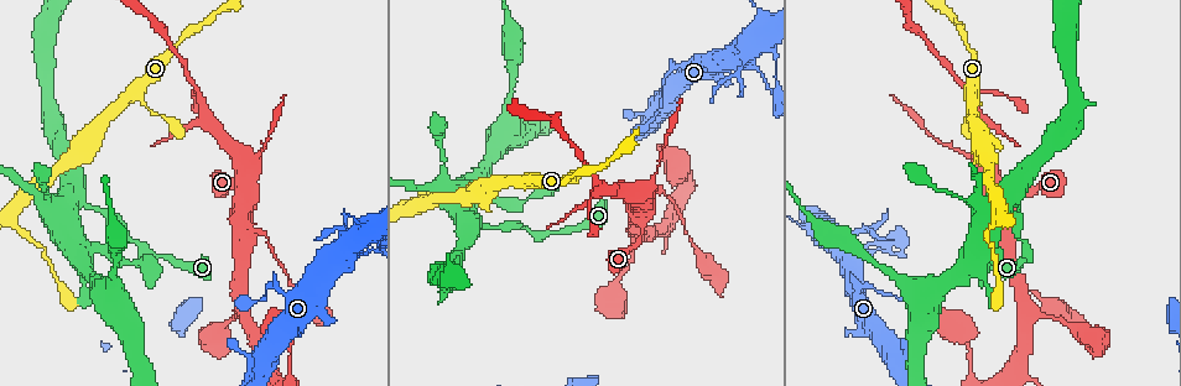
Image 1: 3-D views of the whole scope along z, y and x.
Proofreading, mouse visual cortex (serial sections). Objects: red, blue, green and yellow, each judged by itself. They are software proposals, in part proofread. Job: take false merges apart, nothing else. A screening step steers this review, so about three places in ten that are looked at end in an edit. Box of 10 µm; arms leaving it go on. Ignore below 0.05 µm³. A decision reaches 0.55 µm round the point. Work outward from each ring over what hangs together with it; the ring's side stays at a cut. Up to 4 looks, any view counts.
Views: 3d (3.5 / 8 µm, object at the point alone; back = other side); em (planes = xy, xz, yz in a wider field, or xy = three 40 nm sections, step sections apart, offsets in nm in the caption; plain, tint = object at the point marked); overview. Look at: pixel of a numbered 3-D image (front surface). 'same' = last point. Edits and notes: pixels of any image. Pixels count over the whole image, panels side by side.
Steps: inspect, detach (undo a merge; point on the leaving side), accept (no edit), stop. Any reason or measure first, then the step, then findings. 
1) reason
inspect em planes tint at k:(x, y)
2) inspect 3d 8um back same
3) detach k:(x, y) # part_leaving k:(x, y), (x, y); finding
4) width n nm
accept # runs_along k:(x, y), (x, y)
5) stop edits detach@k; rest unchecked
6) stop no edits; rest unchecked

inspect 3d 3.5um at 1:(154, 113)

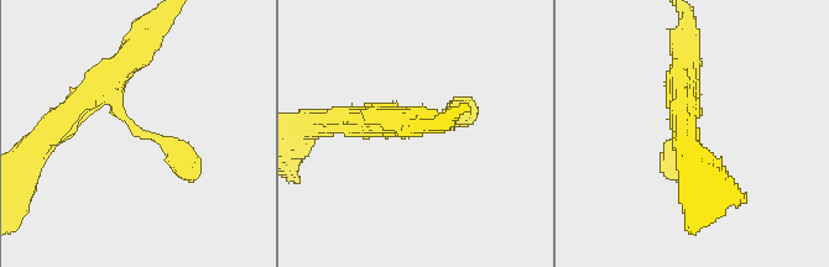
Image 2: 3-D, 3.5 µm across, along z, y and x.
inspect em xy step 2 tint at 2:(138, 127)

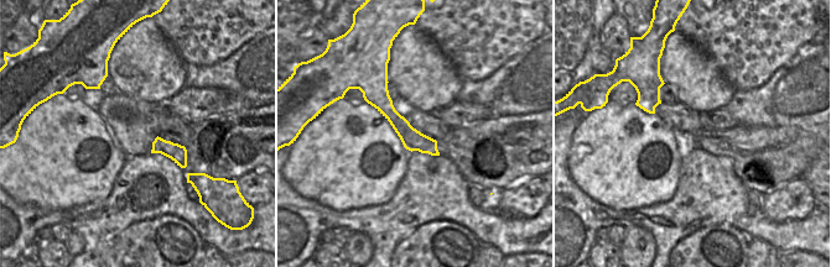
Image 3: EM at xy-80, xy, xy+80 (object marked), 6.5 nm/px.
width 140 nm
accept # runs_along 2:(125, 63), (102, 87), (189, 177); all the same cell

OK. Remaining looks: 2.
inspect 3d 3.5um at 1:(53, 212)

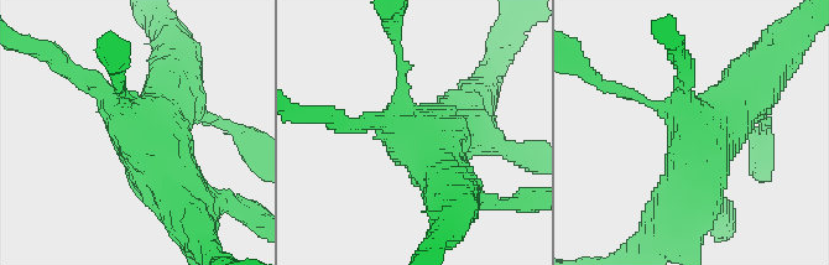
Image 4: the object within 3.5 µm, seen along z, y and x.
now the EM
inspect em xy step 5 tint at 4:(409, 137)

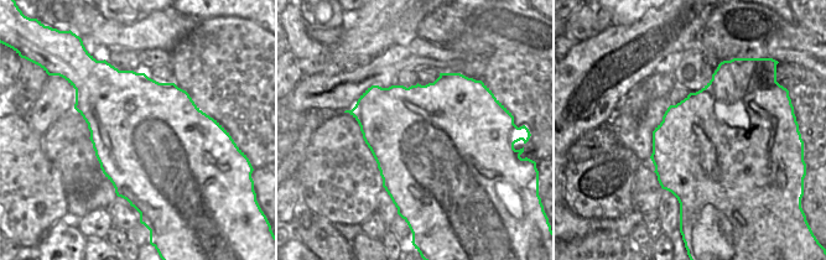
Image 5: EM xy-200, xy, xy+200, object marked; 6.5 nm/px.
accept # runs_along 4:(760, 117), (687, 204); one cell here

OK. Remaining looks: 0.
stop no edits; rest unchecked

